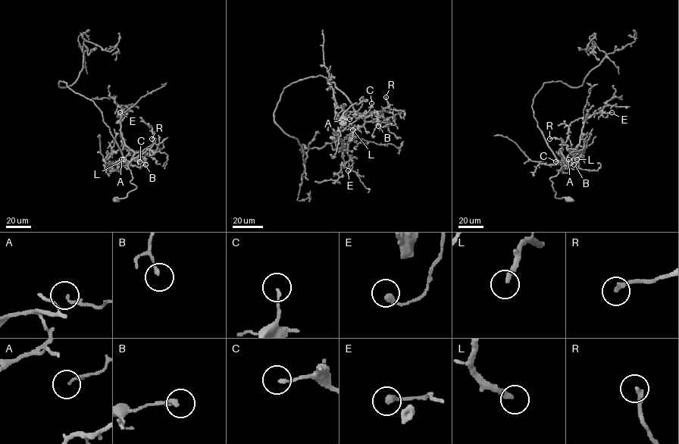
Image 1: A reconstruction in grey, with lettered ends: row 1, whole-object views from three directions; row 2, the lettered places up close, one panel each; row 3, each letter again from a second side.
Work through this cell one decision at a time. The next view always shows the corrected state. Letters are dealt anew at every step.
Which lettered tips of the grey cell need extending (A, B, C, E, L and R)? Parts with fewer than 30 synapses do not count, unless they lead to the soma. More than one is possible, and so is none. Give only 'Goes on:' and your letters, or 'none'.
Goes on: L

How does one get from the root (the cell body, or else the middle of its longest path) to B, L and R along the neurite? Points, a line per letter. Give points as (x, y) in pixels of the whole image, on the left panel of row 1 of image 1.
B: (117, 199), (124, 198), (136, 187), (129, 182), (132, 176), (127, 164), (139, 157), (144, 158), (145, 164)
L: (117, 199), (124, 198), (136, 187), (129, 182), (132, 176), (127, 165), (134, 152), (129, 150), (123, 159)
R: (117, 199), (124, 198), (136, 187), (129, 182), (132, 176), (127, 164), (151, 148), (155, 142), (151, 139)

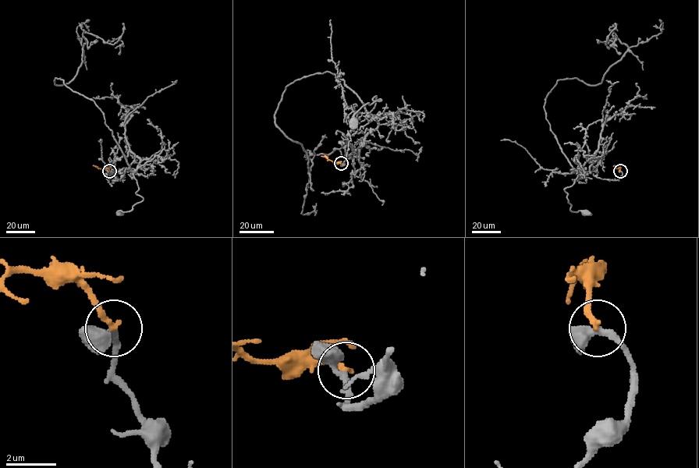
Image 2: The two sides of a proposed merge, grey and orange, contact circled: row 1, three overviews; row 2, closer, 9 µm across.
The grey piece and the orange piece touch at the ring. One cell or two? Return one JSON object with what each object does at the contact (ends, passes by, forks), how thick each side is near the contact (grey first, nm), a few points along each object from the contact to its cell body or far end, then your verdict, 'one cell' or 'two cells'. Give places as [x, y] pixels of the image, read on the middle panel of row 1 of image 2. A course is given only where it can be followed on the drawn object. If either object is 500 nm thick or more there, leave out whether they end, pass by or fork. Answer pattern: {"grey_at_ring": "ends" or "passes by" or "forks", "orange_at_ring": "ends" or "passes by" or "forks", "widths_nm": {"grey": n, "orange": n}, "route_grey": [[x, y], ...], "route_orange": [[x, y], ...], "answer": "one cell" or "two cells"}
{"grey_at_ring": "passes by", "orange_at_ring": "ends", "widths_nm": {"grey": 280, "orange": 240}, "route_grey": [[341, 164], [348, 135], [367, 124], [375, 96], [372, 99], [381, 100], [363, 105], [354, 122]], "route_orange": [[341, 163], [321, 156]], "answer": "one cell"}

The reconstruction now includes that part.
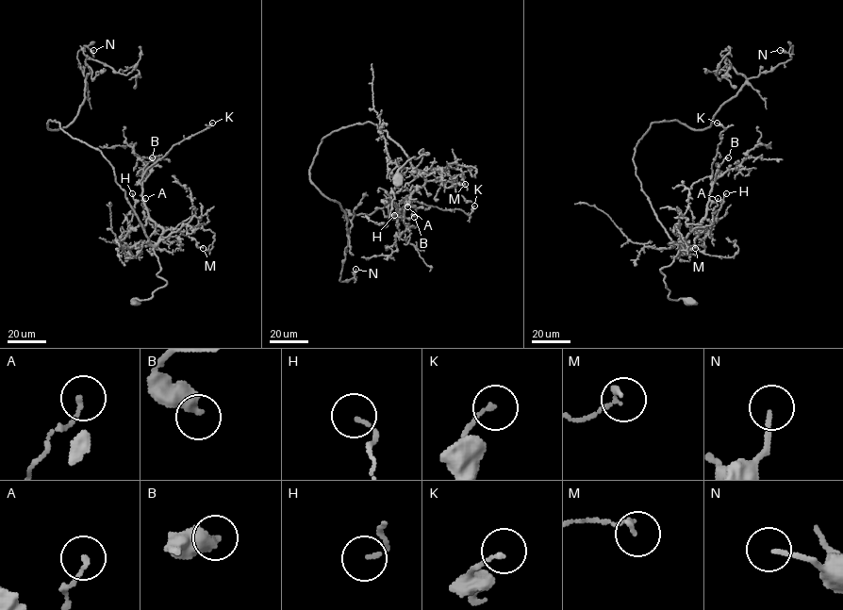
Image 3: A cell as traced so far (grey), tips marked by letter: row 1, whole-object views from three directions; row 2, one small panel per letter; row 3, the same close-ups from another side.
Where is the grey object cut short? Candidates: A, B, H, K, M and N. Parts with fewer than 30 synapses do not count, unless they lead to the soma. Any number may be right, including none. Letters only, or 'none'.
none

